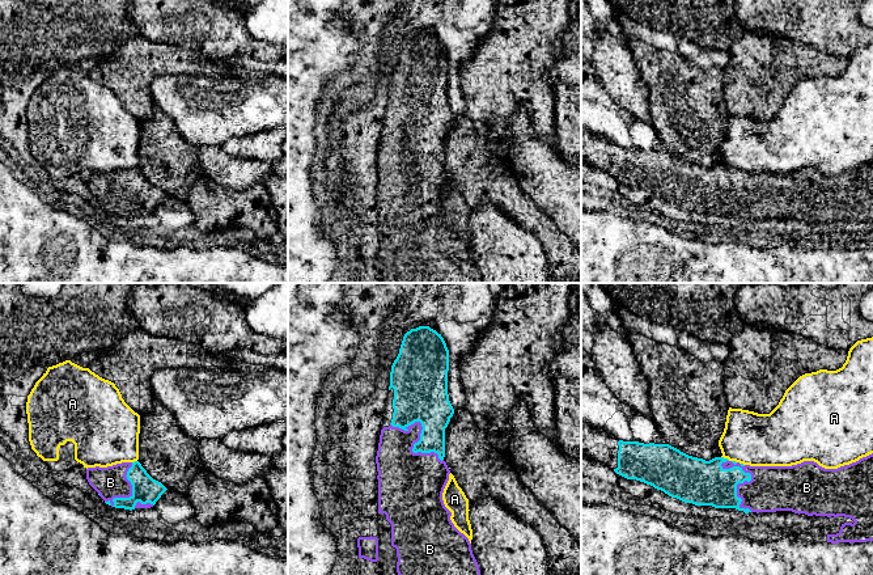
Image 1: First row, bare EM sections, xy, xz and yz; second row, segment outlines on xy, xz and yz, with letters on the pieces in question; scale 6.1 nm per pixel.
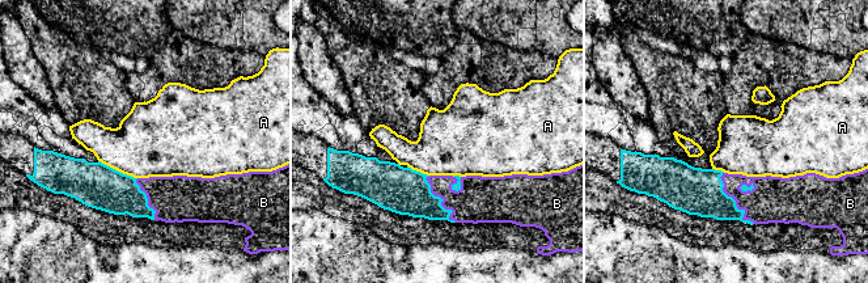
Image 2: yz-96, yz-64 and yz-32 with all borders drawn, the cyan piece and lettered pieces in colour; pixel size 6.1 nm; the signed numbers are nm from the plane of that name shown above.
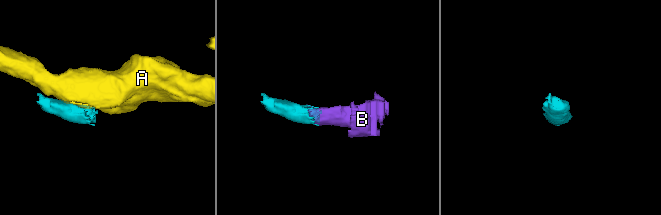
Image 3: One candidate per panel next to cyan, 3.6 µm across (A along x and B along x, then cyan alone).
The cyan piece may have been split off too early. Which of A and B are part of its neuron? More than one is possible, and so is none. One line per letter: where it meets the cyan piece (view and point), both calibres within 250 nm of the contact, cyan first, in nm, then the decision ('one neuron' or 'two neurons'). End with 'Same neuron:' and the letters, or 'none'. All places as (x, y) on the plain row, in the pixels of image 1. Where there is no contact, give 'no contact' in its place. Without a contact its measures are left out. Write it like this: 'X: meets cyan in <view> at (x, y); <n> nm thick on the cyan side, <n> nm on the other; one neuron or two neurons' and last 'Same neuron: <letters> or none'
A: meets cyan in yz at (725, 165); 280 nm thick on the cyan side, 320 nm on the other; two neurons
B: meets cyan in yz at (746, 186); 280 nm thick on the cyan side, 280 nm on the other; one neuron
Same neuron: B

